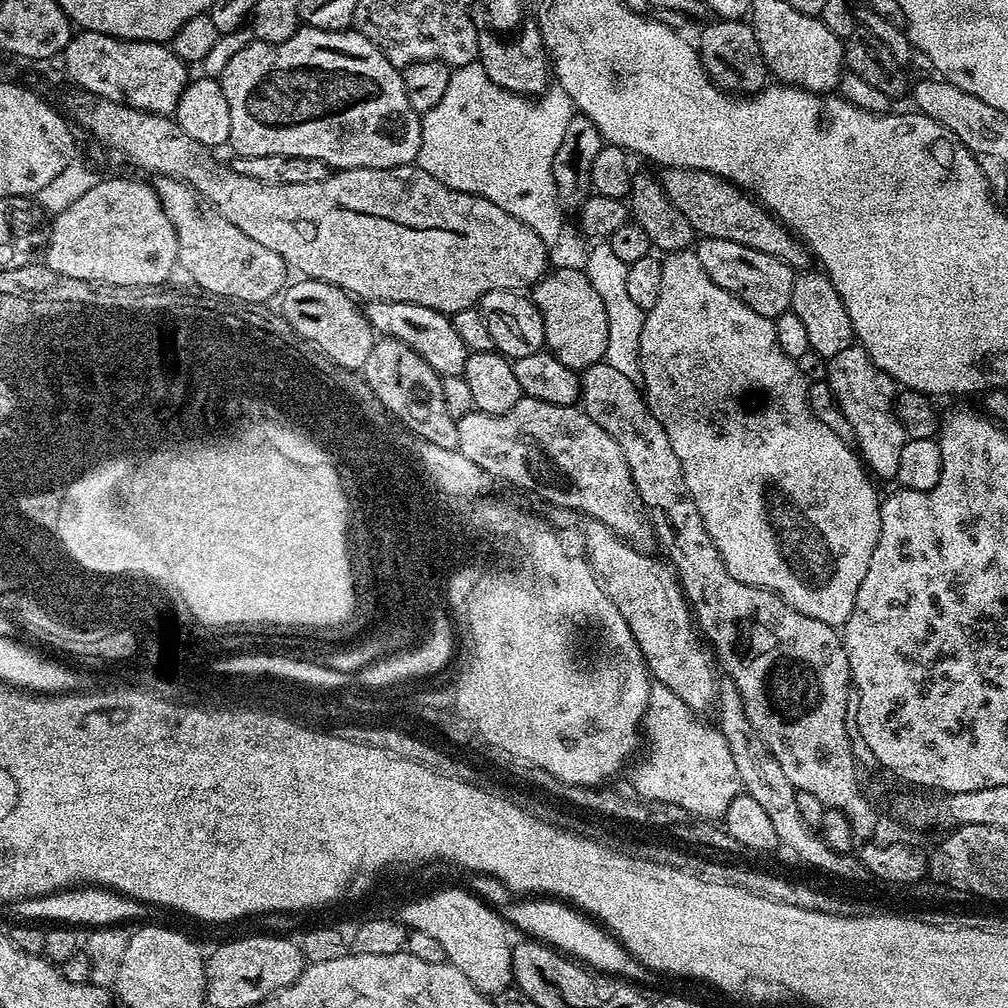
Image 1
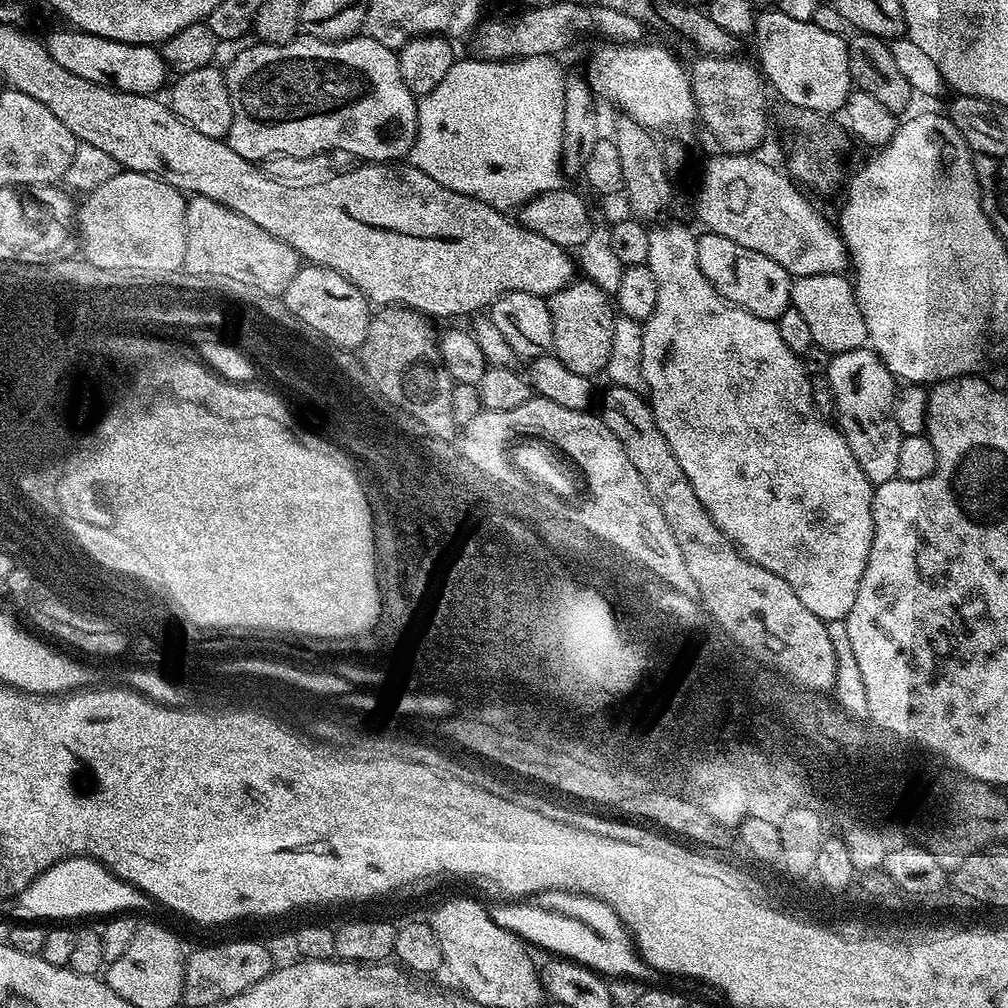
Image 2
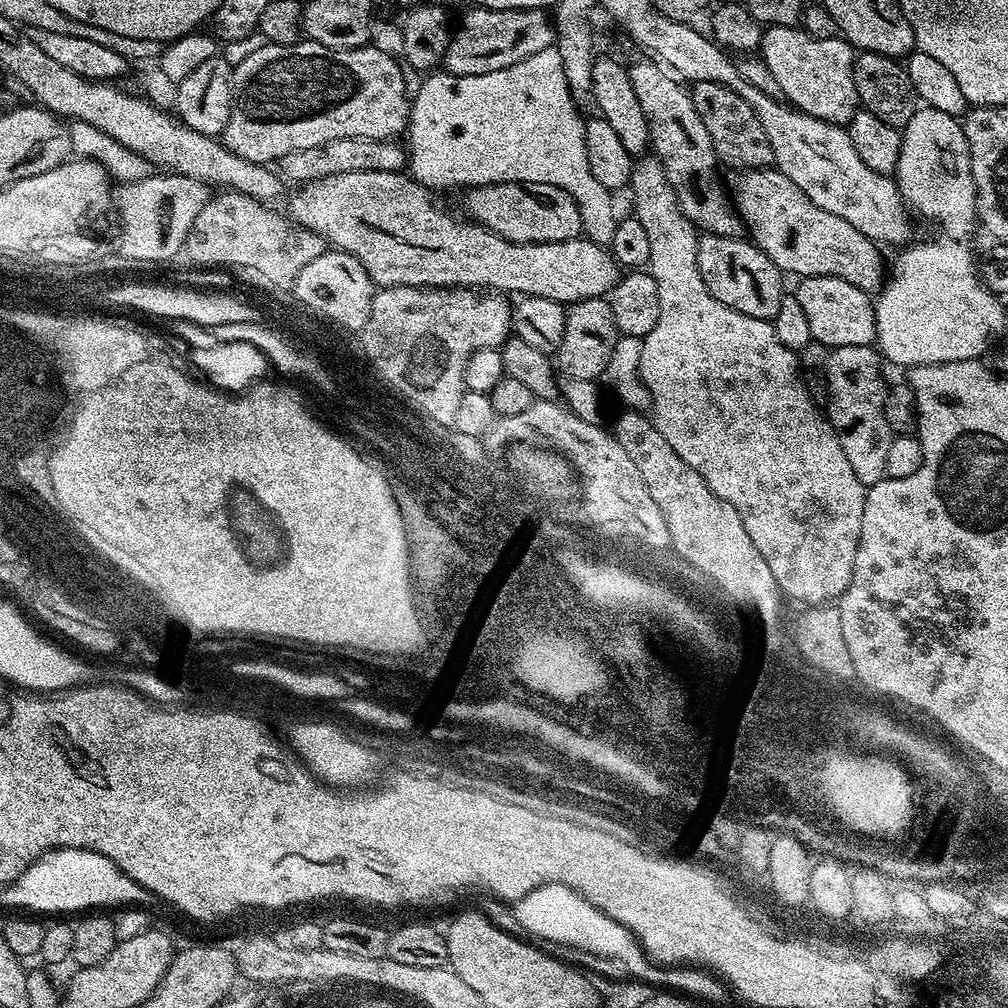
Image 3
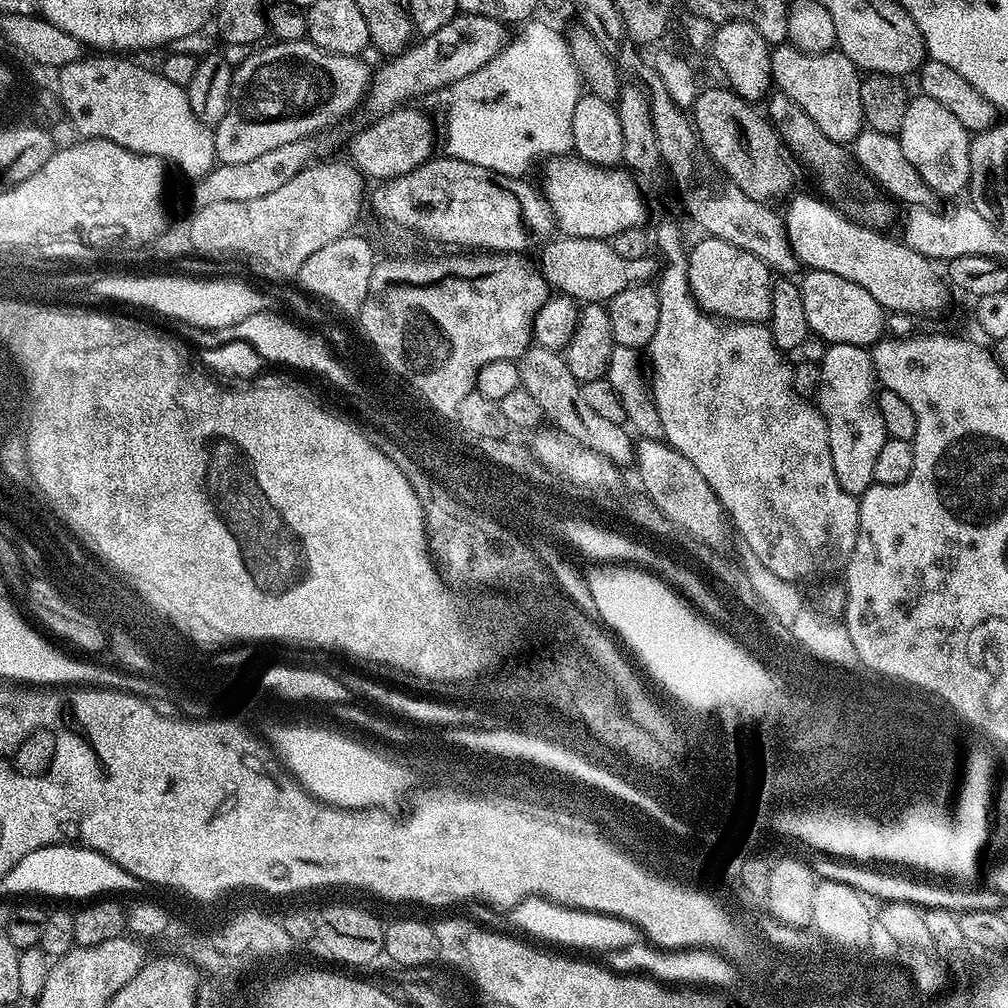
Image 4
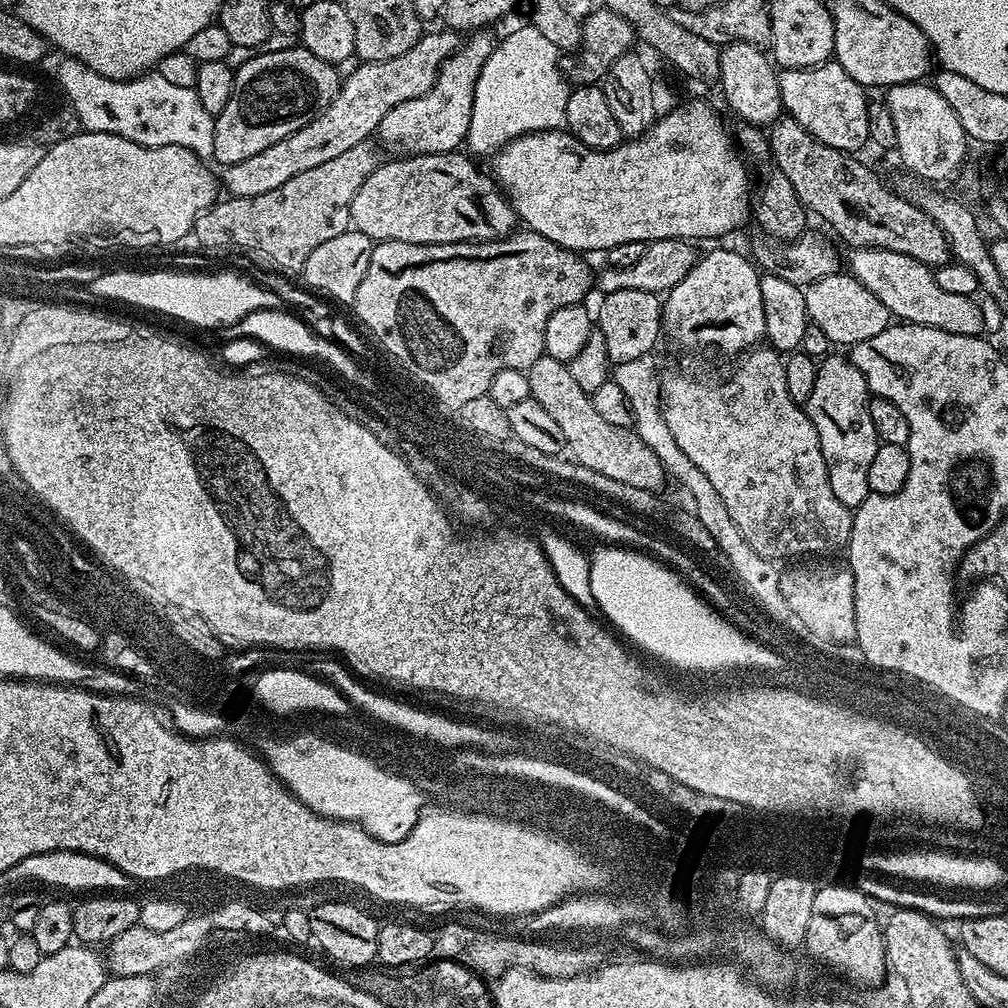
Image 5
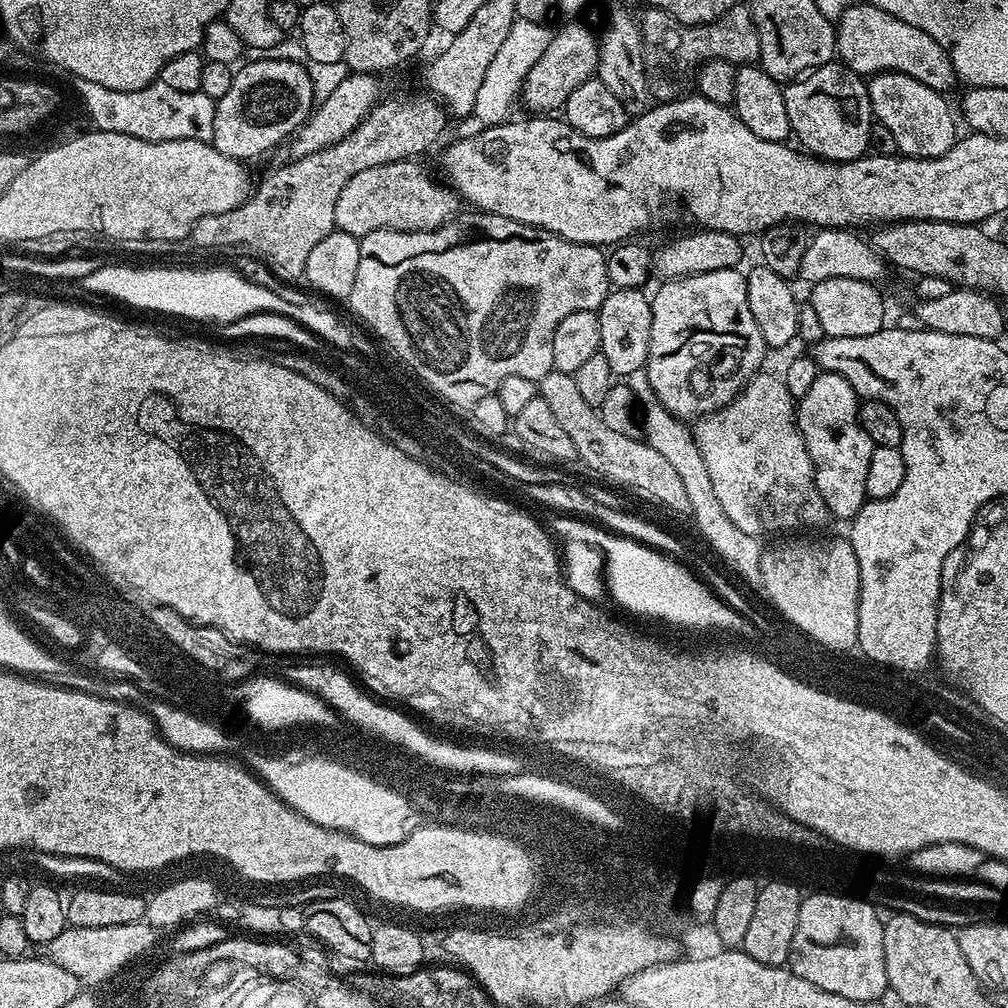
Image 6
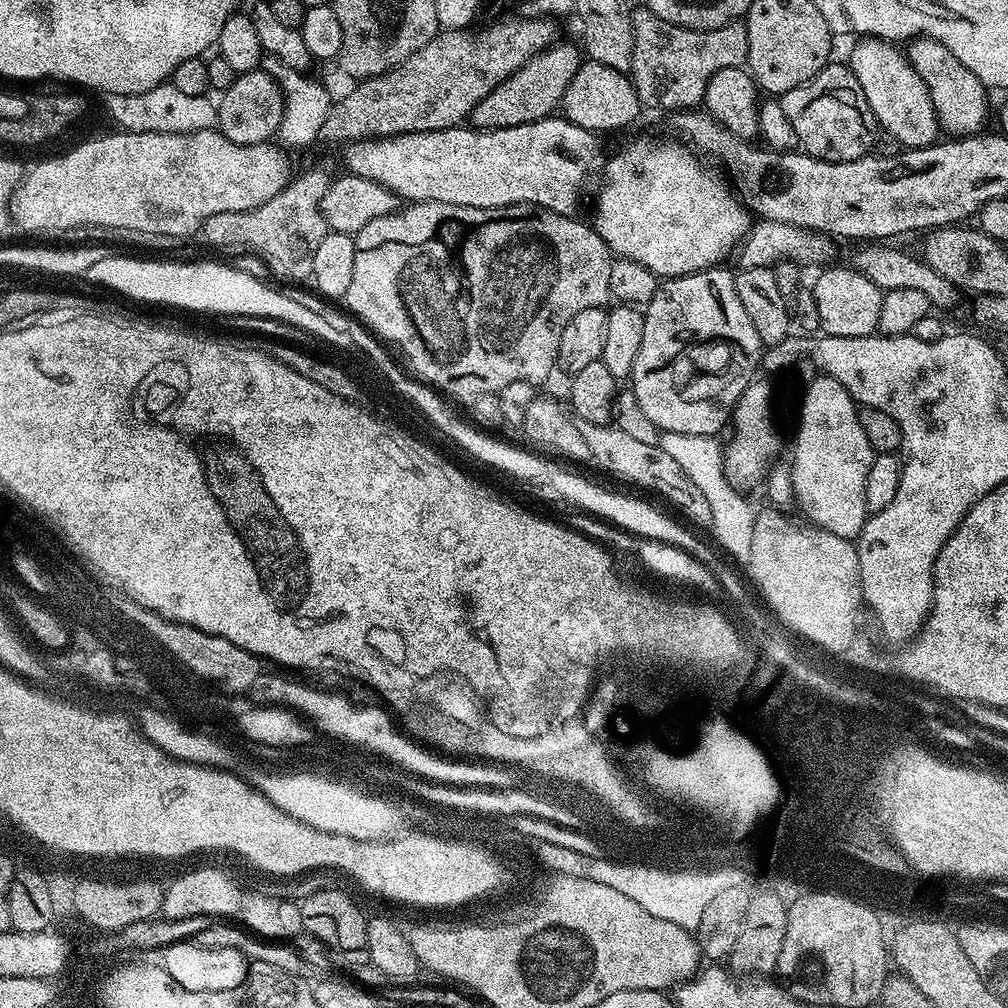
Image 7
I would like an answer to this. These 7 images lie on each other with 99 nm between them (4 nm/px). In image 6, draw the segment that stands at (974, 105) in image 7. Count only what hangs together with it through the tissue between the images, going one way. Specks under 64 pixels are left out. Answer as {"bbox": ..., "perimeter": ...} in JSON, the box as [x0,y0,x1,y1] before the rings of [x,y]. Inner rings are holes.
{"bbox":[836,2,958,94],"perimeter":[[[858,2],[844,12],[838,22],[836,50],[844,67],[864,78],[871,78],[877,72],[905,72],[941,94],[948,94],[952,83],[958,80],[952,59],[930,34],[902,22],[902,18],[894,18],[894,14],[871,2]]]}

